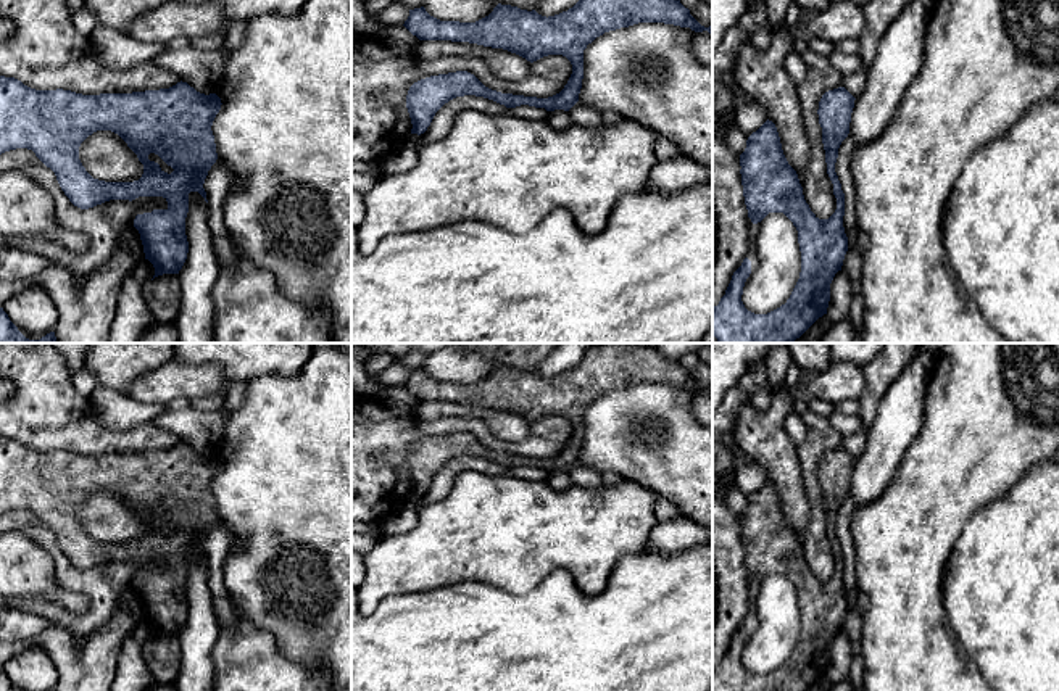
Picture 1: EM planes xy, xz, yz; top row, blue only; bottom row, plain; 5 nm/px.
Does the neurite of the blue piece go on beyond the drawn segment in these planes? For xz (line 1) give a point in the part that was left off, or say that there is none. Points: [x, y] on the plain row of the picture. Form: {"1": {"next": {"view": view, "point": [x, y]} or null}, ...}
{"1": {"next": null}}

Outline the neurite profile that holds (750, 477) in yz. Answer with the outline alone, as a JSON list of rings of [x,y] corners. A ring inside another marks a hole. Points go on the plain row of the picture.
[[[754,461],[735,469],[735,485],[746,498],[756,493],[767,480],[764,467]]]

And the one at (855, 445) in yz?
[[[862,428],[851,437],[845,437],[841,448],[845,448],[854,459],[858,459],[864,453],[866,443],[867,443],[867,430]]]

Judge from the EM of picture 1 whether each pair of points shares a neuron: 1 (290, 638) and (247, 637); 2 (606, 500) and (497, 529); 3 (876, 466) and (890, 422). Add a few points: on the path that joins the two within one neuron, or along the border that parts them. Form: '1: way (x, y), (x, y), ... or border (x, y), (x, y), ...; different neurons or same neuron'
1: border (244, 616), (266, 630), (287, 657), (302, 664); different neurons
2: way (579, 527), (524, 529); same neuron
3: way (882, 455), (890, 434); same neuron

